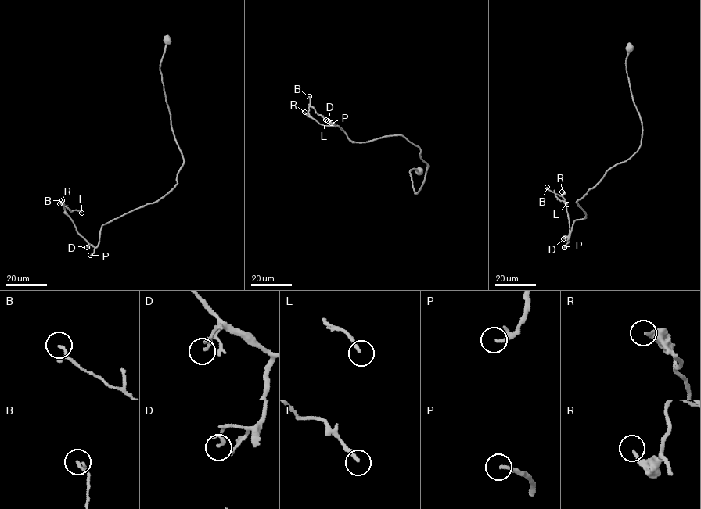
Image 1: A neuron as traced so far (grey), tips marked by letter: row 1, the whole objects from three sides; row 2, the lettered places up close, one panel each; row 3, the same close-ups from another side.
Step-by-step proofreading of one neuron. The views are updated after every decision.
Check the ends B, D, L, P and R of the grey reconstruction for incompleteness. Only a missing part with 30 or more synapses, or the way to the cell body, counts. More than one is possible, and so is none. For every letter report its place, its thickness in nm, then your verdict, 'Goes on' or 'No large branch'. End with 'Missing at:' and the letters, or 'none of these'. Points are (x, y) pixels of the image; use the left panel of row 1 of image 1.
B: Place: (62, 200). Thickness 120 nm. No large branch
D: Place: (87, 247). Thickness 130 nm. No large branch
L: Place: (81, 213). Thickness 190 nm. No large branch
P: Place: (90, 255). Thickness 130 nm. Goes on
R: Place: (59, 203). Thickness 220 nm. No large branch
Missing at: P

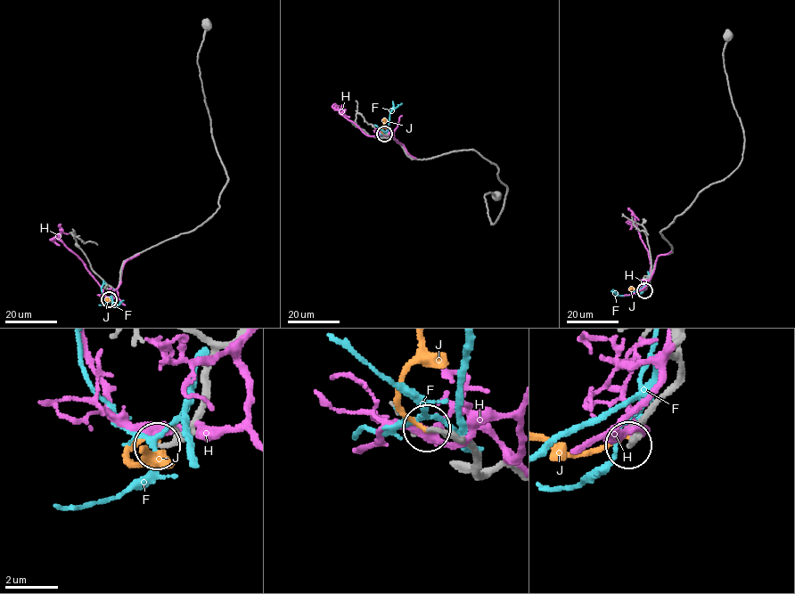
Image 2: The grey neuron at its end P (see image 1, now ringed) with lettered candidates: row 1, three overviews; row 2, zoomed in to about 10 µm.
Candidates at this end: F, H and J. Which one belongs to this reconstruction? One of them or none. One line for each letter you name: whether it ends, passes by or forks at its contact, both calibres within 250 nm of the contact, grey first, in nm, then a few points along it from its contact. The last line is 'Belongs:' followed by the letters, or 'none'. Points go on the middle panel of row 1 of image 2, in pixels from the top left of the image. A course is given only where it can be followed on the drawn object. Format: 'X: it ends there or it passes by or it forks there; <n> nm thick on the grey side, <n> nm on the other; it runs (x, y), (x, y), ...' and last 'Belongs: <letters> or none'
Belongs: none

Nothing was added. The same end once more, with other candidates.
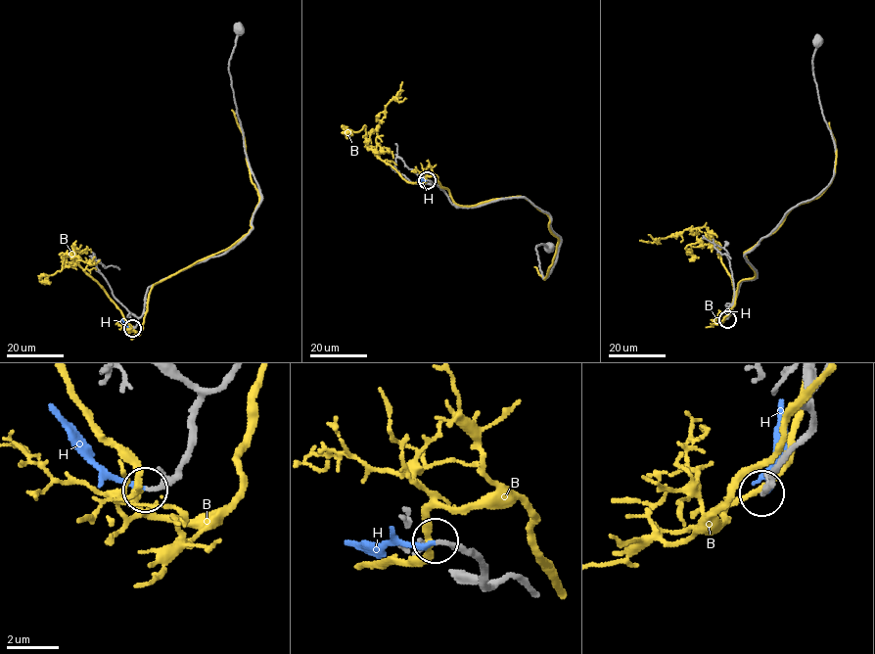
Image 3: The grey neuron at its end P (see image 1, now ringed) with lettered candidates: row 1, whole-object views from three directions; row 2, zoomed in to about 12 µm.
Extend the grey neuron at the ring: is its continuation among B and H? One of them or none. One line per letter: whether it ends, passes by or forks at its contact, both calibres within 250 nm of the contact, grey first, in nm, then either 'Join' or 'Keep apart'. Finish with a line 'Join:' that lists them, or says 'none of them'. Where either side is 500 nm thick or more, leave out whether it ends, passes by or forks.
B: It passes by. Thickness 130 nm (grey) against 200 nm. Keep apart
H: It ends there. Thickness 130 nm (grey) against 190 nm. Join
Join: H

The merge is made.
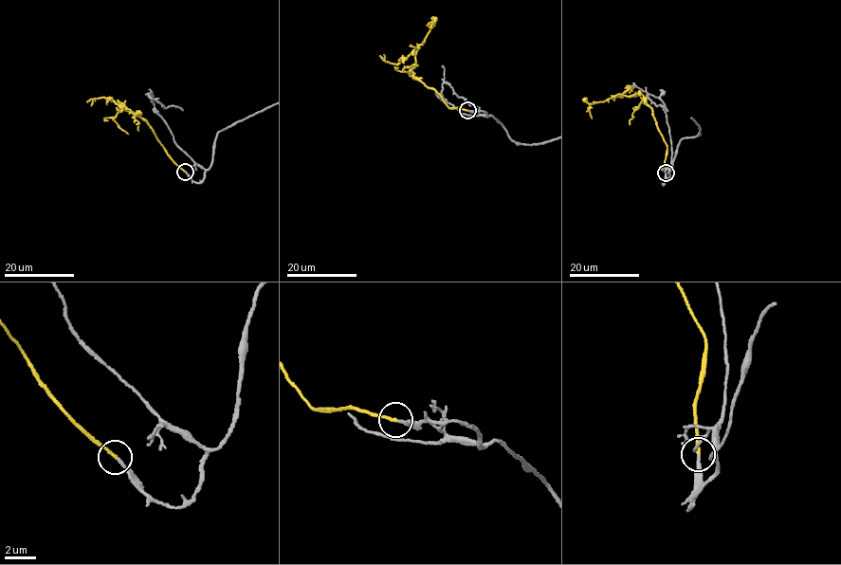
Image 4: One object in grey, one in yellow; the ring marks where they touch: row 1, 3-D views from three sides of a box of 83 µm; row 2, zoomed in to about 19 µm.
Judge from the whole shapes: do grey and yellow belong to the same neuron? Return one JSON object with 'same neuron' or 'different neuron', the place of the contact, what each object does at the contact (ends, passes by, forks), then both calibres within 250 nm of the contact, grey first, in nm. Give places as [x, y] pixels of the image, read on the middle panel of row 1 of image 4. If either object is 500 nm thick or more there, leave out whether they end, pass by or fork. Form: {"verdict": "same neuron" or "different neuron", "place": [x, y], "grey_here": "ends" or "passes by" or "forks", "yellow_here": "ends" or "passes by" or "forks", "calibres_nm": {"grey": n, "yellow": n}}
{"verdict": "same neuron", "place": [467, 110], "grey_here": "ends", "yellow_here": "ends", "calibres_nm": {"grey": 200, "yellow": 240}}

